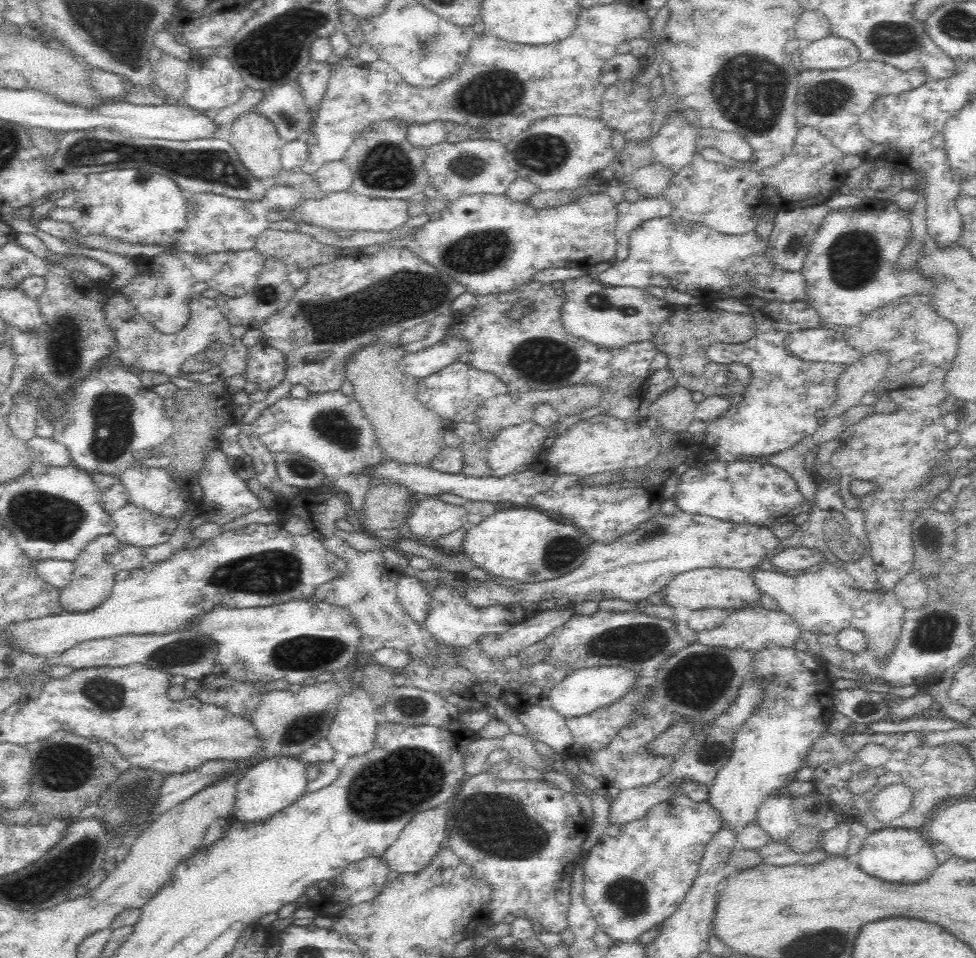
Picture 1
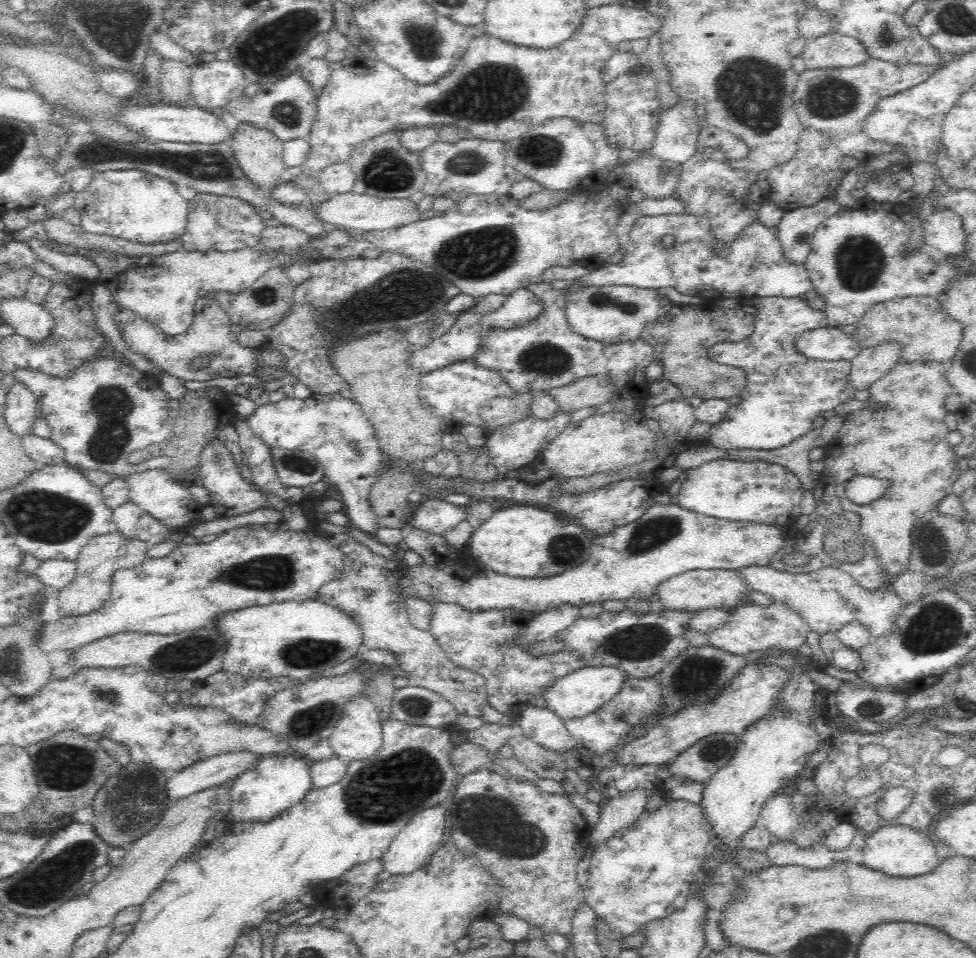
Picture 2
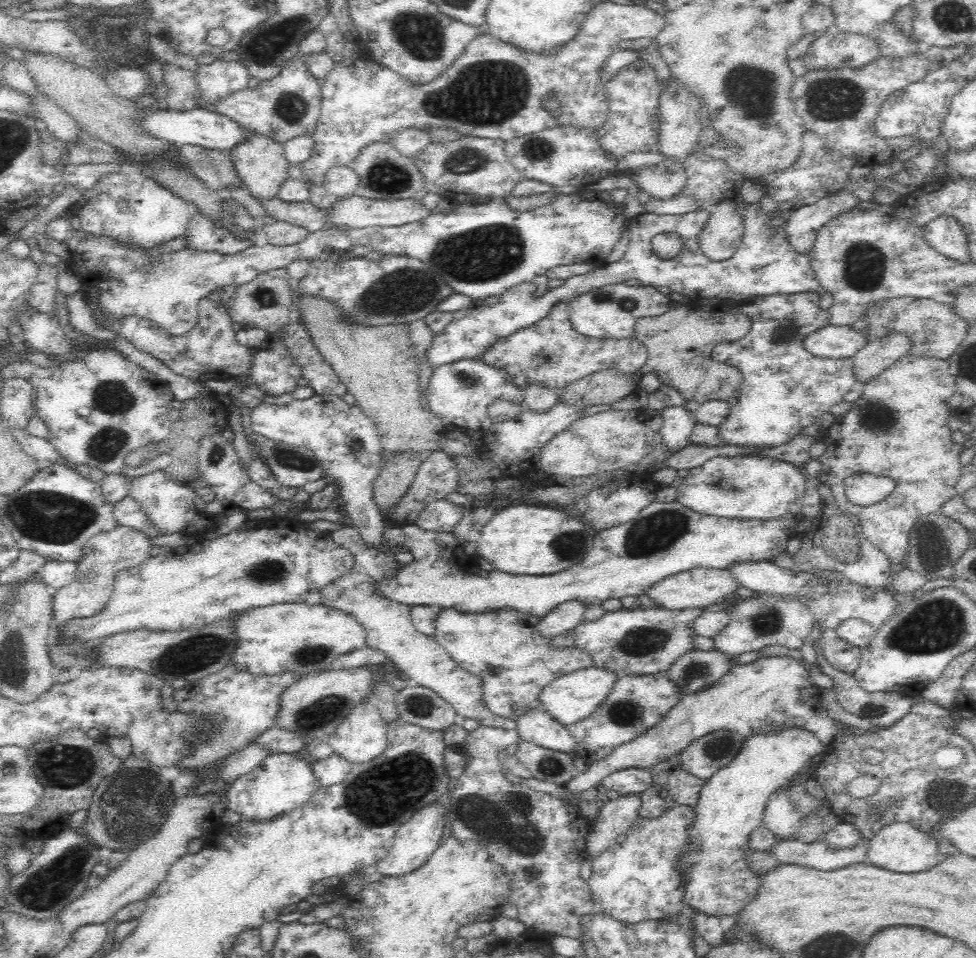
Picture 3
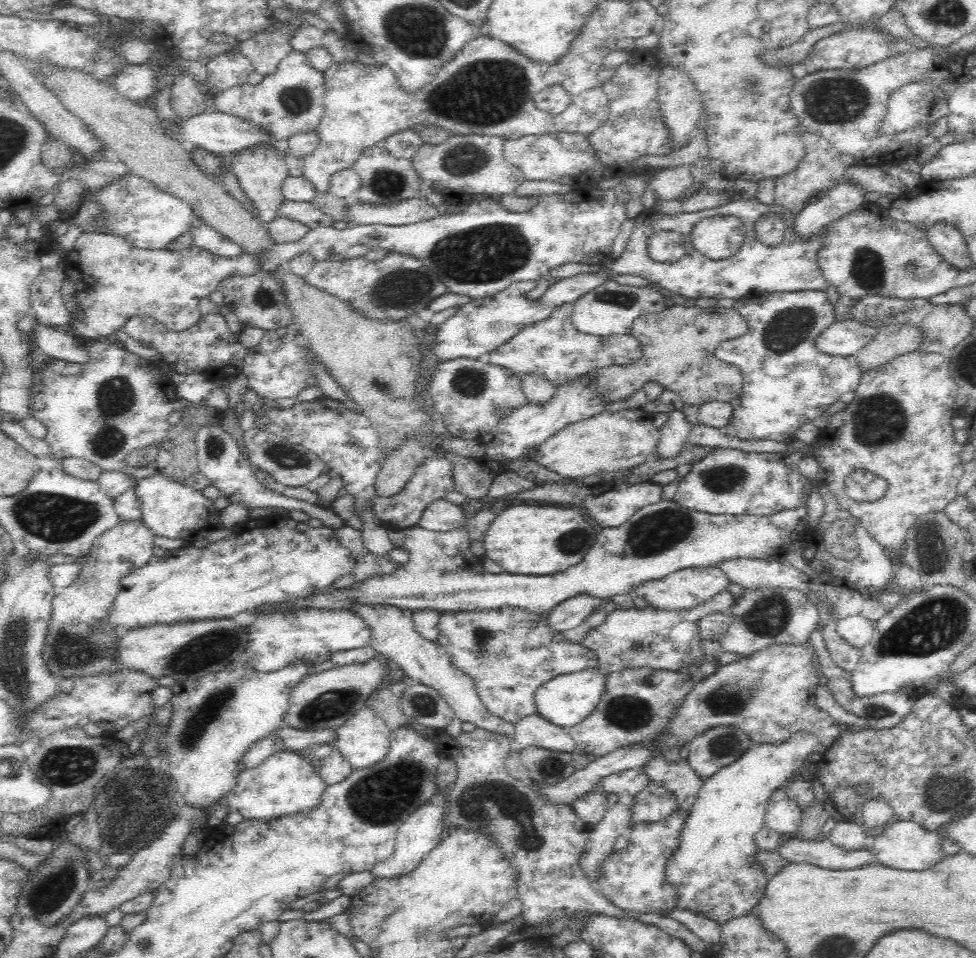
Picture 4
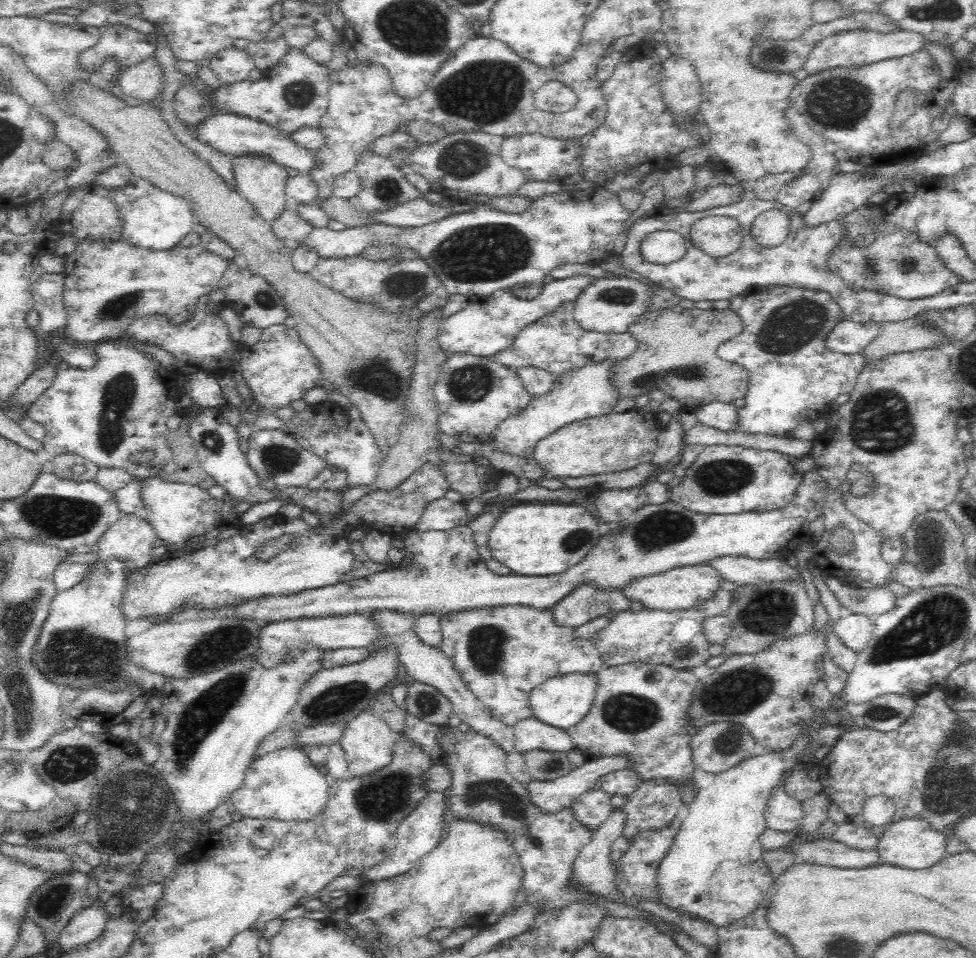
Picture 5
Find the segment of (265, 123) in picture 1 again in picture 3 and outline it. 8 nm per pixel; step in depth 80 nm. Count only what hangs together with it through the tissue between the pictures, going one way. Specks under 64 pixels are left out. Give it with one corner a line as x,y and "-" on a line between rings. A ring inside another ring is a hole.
251,132
242,142
238,142
230,149
231,159
238,176
245,184
245,188
255,198
274,198
281,184
288,177
289,164
284,158
283,145
268,135

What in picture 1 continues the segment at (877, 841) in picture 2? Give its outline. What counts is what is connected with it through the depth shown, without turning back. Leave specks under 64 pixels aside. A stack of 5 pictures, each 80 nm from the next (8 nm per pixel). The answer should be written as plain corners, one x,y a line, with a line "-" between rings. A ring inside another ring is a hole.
881,829
866,838
858,850
857,866
868,876
890,884
916,884
934,874
939,863
936,861
931,844
921,832
914,830

